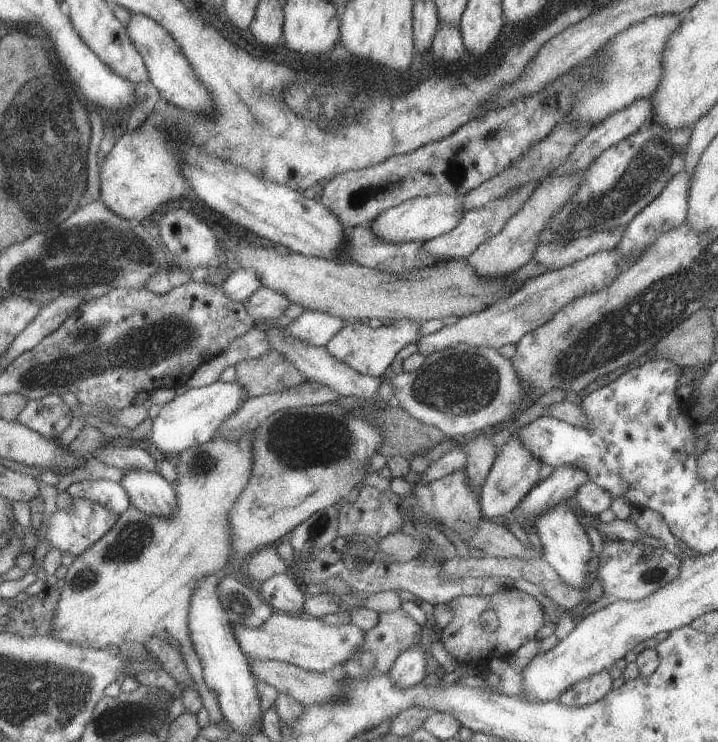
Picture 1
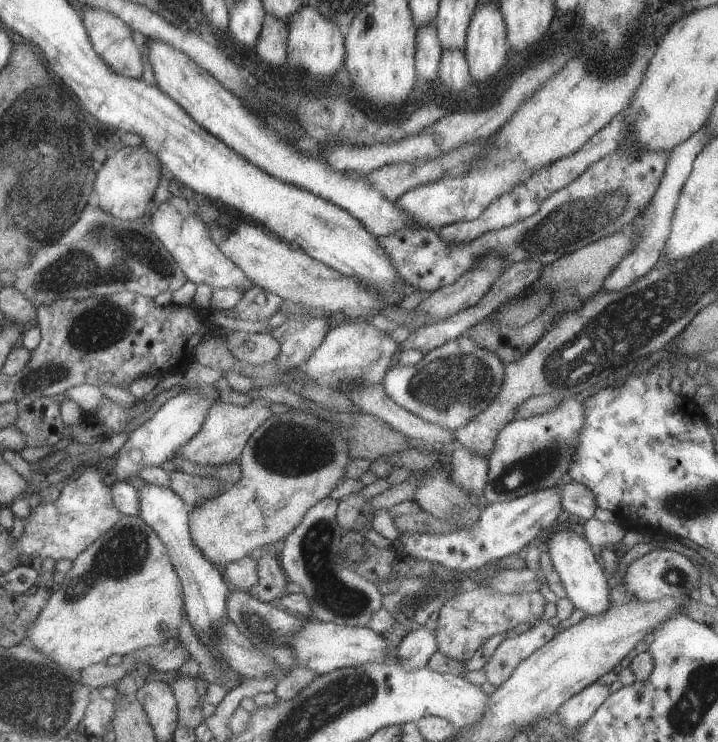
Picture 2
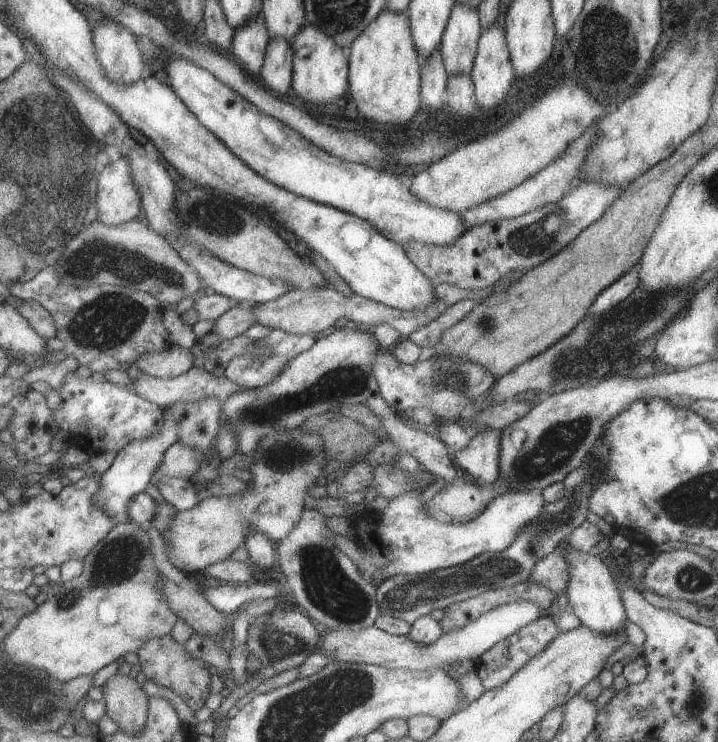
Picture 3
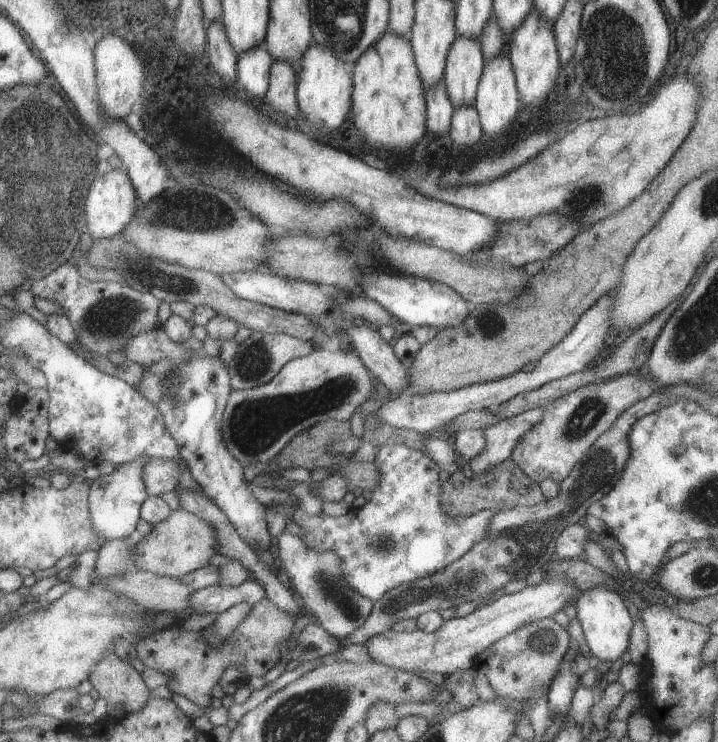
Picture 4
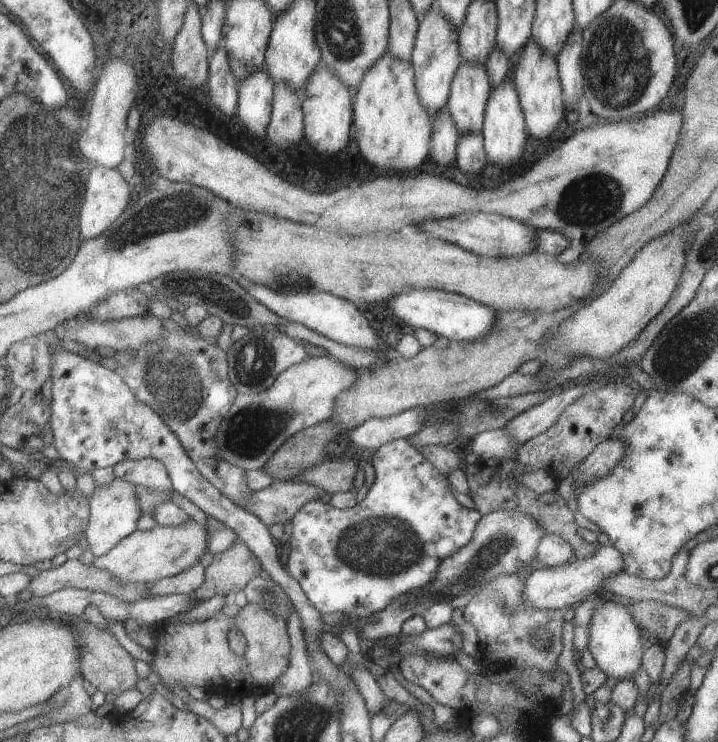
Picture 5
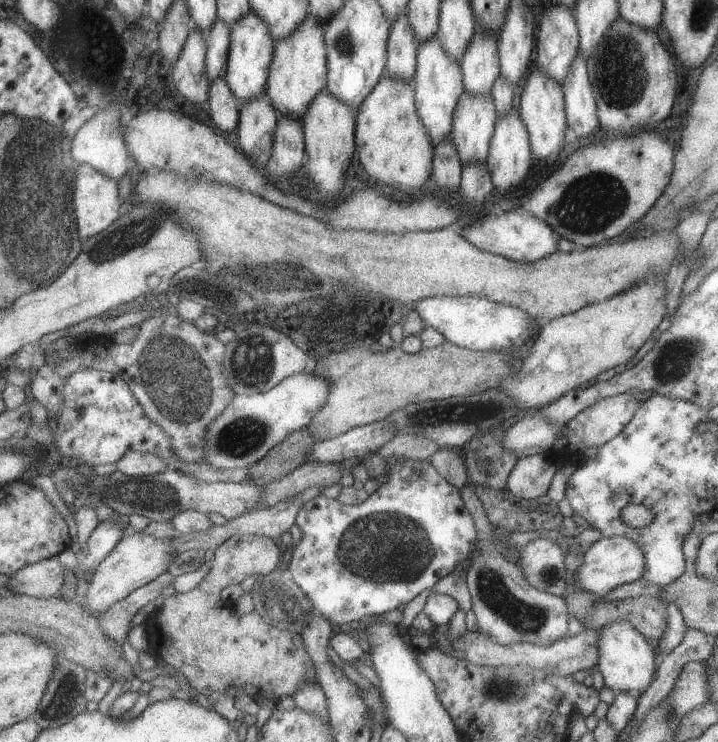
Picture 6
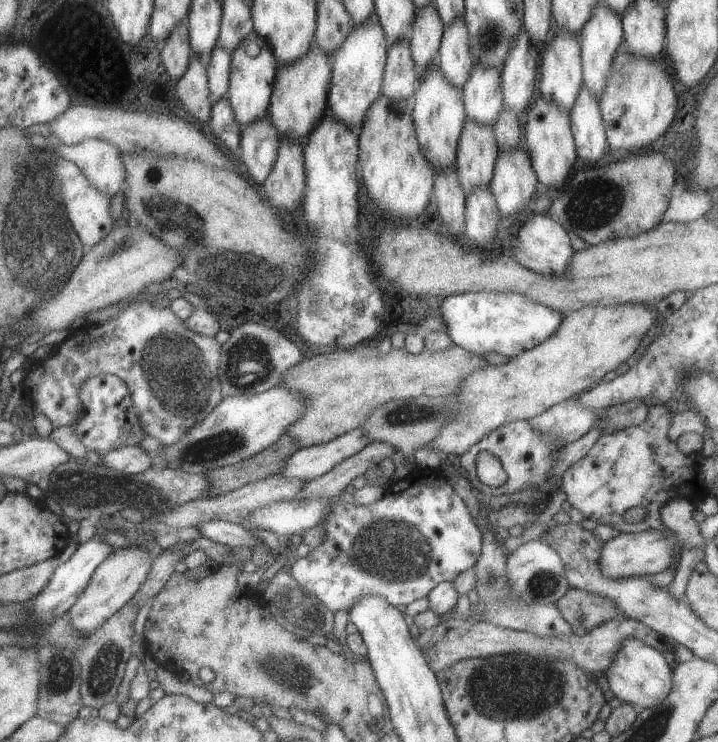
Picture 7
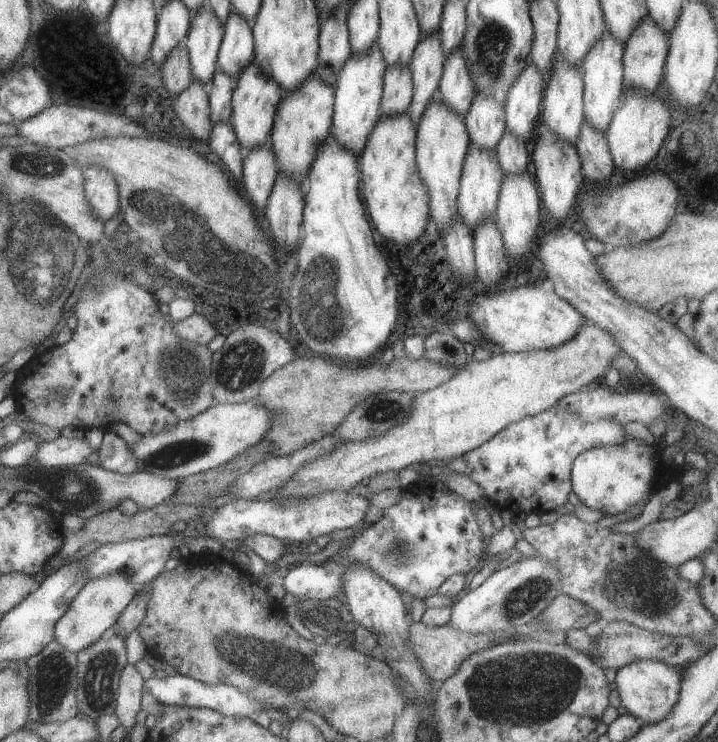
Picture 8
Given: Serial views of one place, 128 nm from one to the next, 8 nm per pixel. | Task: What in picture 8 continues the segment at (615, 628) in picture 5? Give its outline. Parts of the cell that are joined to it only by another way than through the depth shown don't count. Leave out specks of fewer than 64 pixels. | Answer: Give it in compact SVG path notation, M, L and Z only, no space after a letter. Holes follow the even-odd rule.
M637 660L619 668L614 682L627 713L643 725L651 725L666 718L677 703L681 678L681 670L675 667L651 660Z

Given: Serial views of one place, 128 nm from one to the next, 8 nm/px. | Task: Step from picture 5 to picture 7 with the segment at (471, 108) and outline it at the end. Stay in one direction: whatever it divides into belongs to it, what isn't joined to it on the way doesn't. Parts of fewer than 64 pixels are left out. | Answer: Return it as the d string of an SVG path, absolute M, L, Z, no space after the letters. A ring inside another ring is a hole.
M465 118L455 154L455 171L463 194L477 186L489 186L498 154L492 126Z

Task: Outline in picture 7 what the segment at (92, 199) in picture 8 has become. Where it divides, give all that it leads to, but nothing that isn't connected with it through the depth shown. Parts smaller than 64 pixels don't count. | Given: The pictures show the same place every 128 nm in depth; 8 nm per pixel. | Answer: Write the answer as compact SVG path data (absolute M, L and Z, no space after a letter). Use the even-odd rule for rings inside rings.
M87 138L77 144L55 146L55 154L73 162L83 176L101 194L111 198L124 190L126 172L121 164L121 150L105 140Z

